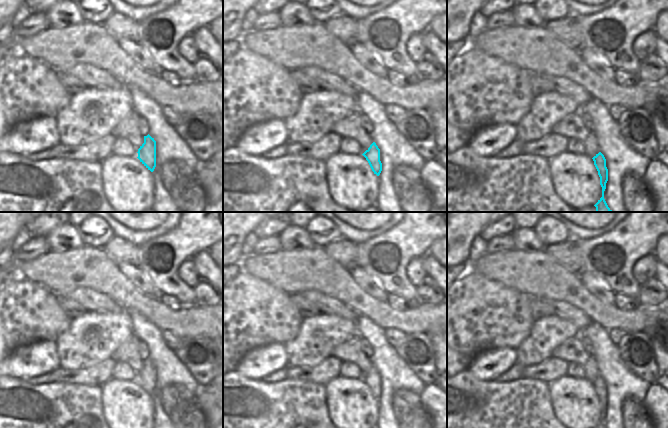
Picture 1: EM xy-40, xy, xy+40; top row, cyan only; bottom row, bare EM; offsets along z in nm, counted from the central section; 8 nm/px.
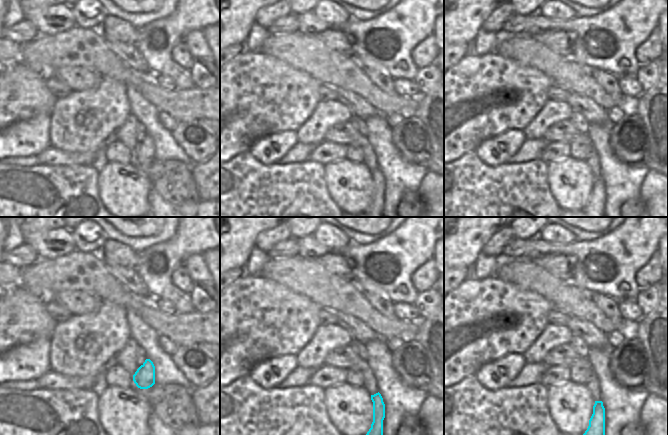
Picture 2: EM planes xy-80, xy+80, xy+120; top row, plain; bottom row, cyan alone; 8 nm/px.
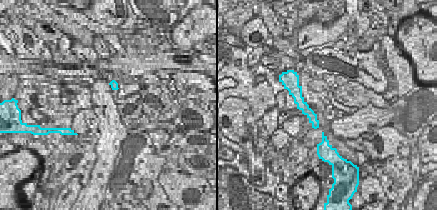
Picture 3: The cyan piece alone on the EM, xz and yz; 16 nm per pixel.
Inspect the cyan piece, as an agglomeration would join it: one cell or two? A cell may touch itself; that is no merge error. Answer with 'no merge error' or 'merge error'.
no merge error

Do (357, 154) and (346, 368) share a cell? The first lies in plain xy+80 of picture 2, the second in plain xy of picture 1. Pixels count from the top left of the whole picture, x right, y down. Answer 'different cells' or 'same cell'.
same cell

